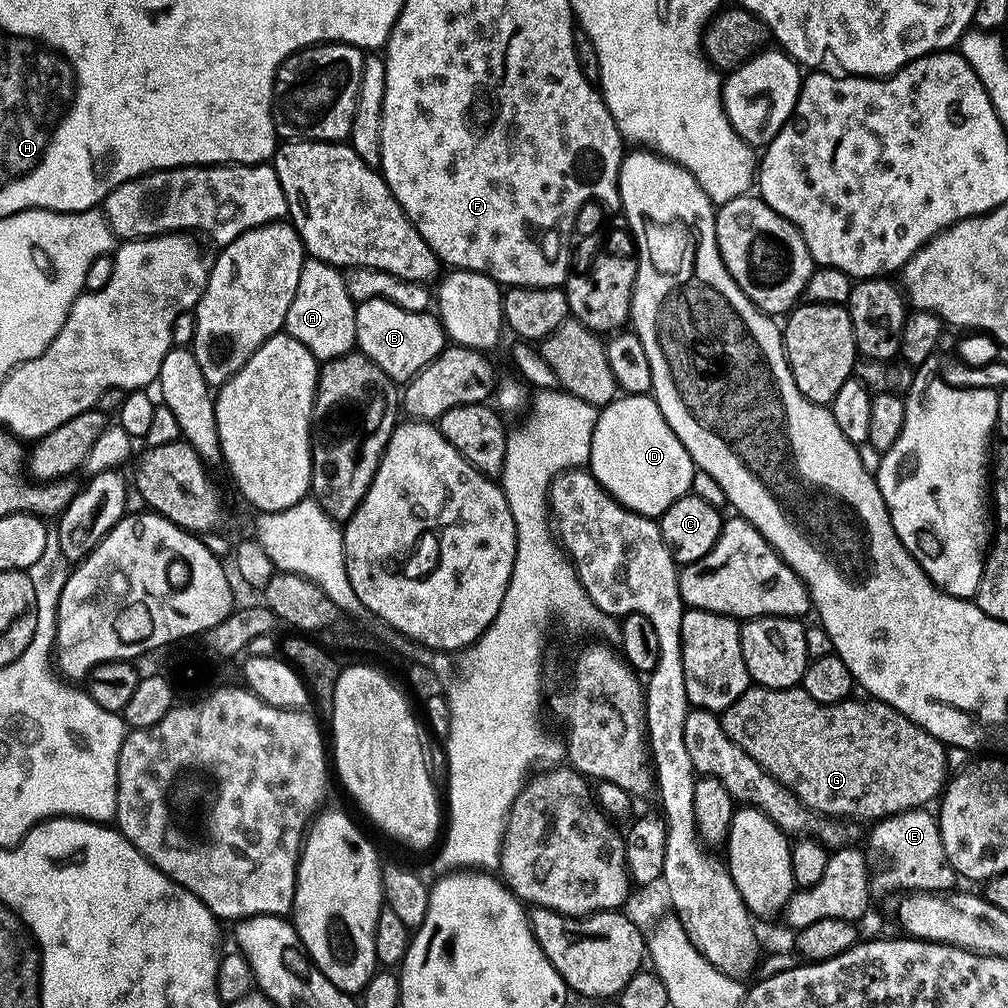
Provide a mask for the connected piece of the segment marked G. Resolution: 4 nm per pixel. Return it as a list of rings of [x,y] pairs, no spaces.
[[[750,686],[724,713],[726,734],[762,770],[793,789],[798,799],[815,812],[829,818],[875,822],[913,808],[924,808],[943,793],[950,779],[948,748],[922,726],[910,722],[906,714],[880,700],[849,698],[840,704],[814,702],[803,686],[762,688]]]

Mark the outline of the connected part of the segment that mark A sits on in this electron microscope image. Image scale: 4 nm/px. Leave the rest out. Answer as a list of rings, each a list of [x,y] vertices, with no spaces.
[[[305,259],[302,274],[298,274],[298,290],[294,290],[294,302],[286,310],[283,331],[298,338],[306,350],[318,362],[333,360],[356,348],[356,306],[346,290],[344,272],[337,265],[324,260]]]

